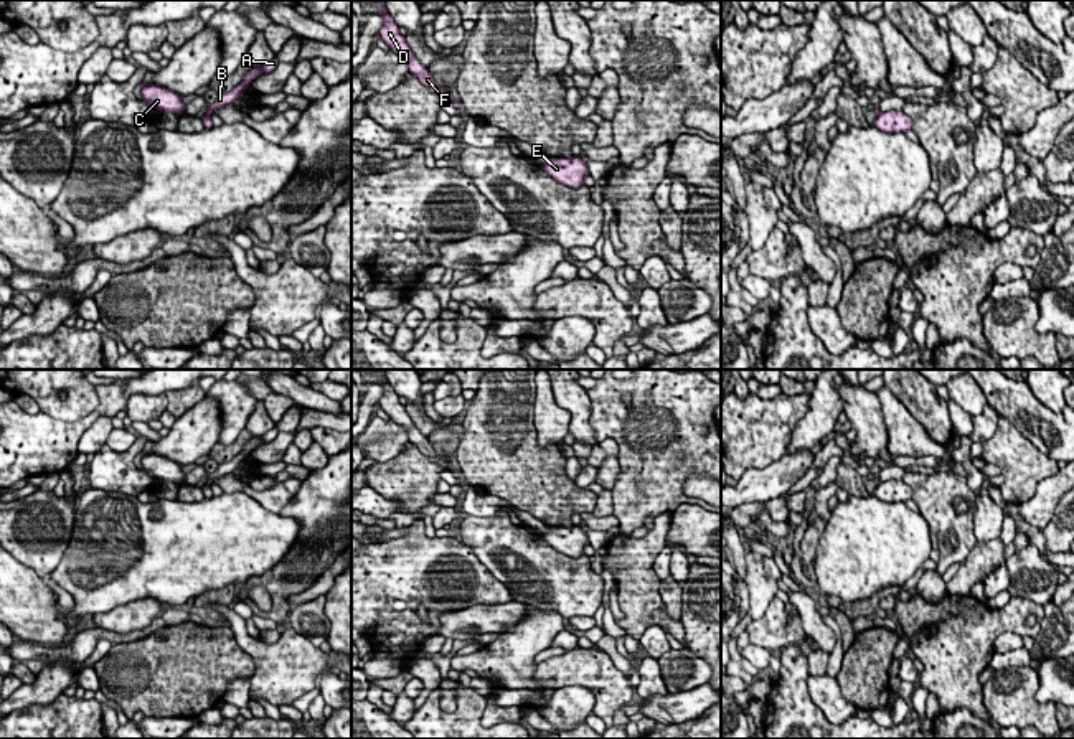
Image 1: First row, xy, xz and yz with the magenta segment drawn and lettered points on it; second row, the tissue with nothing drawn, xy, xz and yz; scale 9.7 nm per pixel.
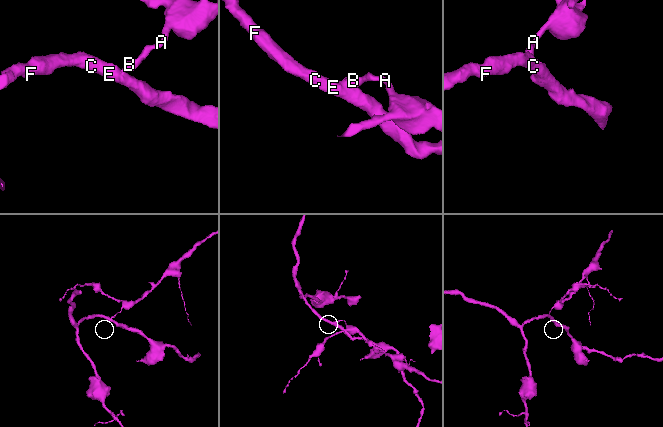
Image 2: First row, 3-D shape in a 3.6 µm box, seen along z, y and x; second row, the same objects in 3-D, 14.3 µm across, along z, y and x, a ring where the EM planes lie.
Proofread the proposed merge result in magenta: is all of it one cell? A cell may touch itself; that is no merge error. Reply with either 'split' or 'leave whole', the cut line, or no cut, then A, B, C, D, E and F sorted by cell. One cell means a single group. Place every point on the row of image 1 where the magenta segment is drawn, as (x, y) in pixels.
split; cut in xy along (207, 112), (210, 116); A B / C D E F

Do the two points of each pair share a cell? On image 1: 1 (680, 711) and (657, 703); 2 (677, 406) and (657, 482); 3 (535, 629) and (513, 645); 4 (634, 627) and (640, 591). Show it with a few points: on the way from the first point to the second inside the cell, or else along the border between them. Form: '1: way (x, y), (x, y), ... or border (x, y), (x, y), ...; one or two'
1: way (675, 710), (662, 708); one
2: way (683, 424), (683, 439), (659, 464); one
3: way (530, 634), (518, 645); one
4: way (637, 619), (640, 599); one

